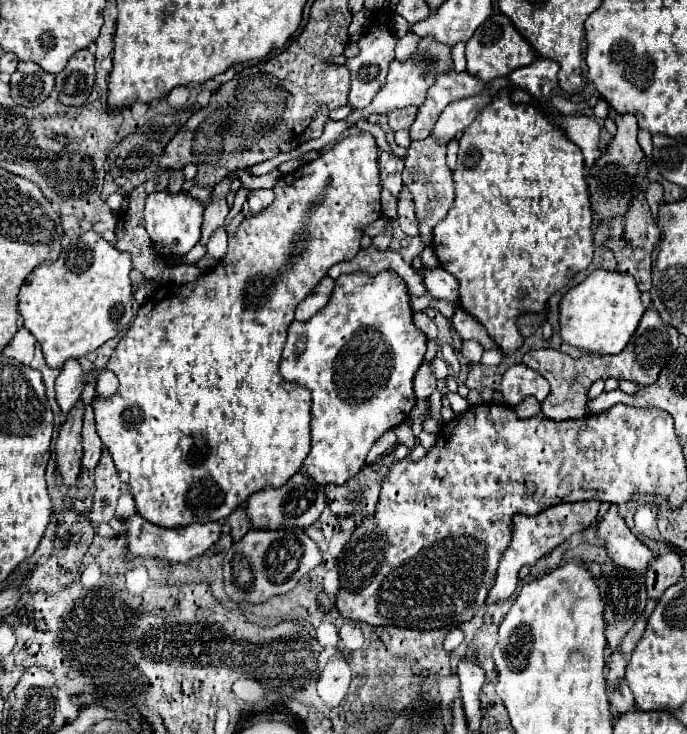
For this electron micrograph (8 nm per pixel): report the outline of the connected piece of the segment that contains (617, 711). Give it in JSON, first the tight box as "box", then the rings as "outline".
{"box":[610,683,634,717],"outline":[[[622,683],[616,691],[610,693],[610,705],[612,705],[614,717],[620,717],[620,715],[628,713],[630,709],[634,709],[634,697],[632,697],[632,691],[628,689],[626,683]]]}

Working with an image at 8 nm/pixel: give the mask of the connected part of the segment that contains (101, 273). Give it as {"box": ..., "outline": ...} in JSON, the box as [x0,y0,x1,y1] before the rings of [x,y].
{"box":[18,231,132,369],"outline":[[[86,231],[70,241],[56,261],[46,261],[28,275],[18,293],[18,311],[24,319],[24,327],[38,339],[48,367],[62,369],[68,359],[80,359],[118,335],[118,323],[132,315],[130,269],[130,253],[114,249],[96,231]]]}

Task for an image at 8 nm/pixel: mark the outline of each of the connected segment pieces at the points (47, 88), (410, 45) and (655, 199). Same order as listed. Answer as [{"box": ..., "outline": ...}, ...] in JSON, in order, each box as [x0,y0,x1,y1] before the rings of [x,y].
[{"box":[10,63,54,107],"outline":[[[18,63],[18,69],[10,81],[10,95],[16,103],[24,107],[34,107],[42,103],[54,87],[54,75],[44,71],[36,63]]]},{"box":[396,33,420,61],"outline":[[[406,33],[402,39],[398,39],[396,43],[396,57],[398,61],[406,61],[408,57],[412,57],[412,53],[416,51],[416,45],[418,45],[420,37],[414,35],[414,33]]]},{"box":[646,183,664,219],"outline":[[[650,183],[648,189],[646,189],[646,199],[648,199],[648,205],[650,205],[652,217],[656,219],[656,217],[658,217],[658,209],[660,209],[660,205],[664,203],[662,185],[660,185],[660,183]]]}]

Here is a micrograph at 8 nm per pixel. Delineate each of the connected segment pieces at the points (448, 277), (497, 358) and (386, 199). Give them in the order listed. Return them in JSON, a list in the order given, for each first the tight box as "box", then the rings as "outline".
[{"box":[424,269,460,307],"outline":[[[444,269],[424,271],[424,281],[426,281],[426,287],[434,293],[434,297],[446,299],[454,307],[460,307],[460,283],[452,273]]]},{"box":[481,349,504,366],"outline":[[[498,349],[485,350],[481,359],[481,364],[486,366],[497,366],[504,359],[502,352]]]},{"box":[382,189,396,219],"outline":[[[382,189],[382,211],[390,219],[396,217],[396,197],[386,189]]]}]

